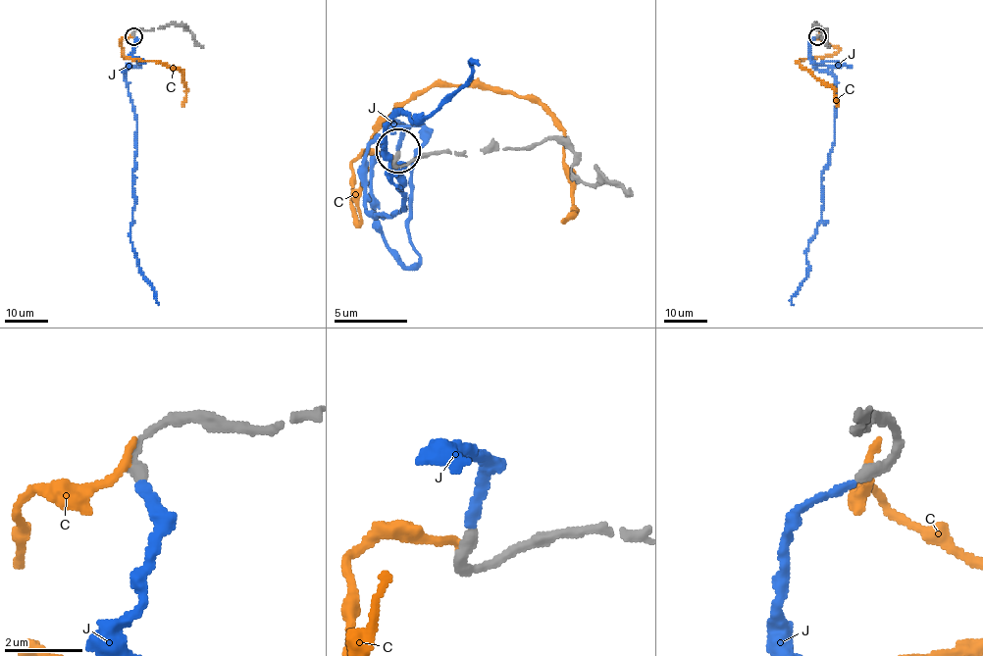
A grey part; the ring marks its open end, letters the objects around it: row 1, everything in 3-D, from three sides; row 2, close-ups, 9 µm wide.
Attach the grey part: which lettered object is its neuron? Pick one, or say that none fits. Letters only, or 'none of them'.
J

